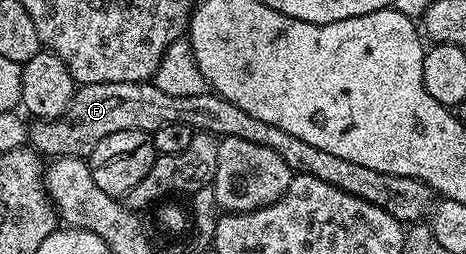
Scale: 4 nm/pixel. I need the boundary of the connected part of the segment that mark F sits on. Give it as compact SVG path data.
M151 80L121 84L82 84L76 89L66 112L59 118L32 121L27 127L27 136L30 145L48 159L86 159L93 148L97 148L105 136L113 136L113 132L140 130L154 135L155 130L165 128L165 124L185 124L192 132L214 134L220 140L241 138L265 144L267 148L273 148L295 174L317 176L319 180L325 180L325 184L333 184L335 188L341 188L389 212L389 216L404 224L415 224L426 219L433 205L433 191L421 180L409 176L393 176L389 172L377 172L377 168L364 168L361 164L341 160L341 156L333 156L333 152L313 148L313 144L305 144L305 140L297 140L297 136L289 136L289 132L281 132L281 128L273 128L273 124L265 124L265 120L257 116L249 116L245 108L237 108L237 104L225 100L217 93L169 96L169 92L161 92L161 88L157 88Z

